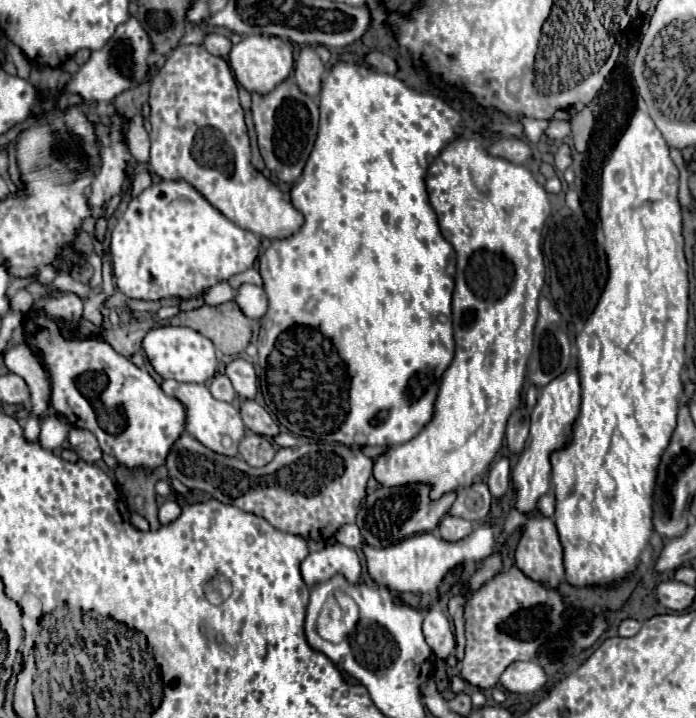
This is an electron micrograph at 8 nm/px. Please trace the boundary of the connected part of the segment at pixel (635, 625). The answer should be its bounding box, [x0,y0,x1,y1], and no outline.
[619,620,641,638]

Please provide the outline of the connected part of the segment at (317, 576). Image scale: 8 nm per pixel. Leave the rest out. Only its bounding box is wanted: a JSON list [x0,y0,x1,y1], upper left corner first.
[301,544,361,586]

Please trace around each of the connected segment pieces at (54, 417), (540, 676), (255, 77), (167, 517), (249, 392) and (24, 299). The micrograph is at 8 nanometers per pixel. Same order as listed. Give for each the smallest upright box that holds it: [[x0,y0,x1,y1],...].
[[39,412,71,450],[501,662,547,694],[229,34,293,92],[159,500,181,524],[227,360,257,400],[11,290,33,312]]

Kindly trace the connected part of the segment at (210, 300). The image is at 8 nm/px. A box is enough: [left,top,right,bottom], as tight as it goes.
[203,282,235,306]

